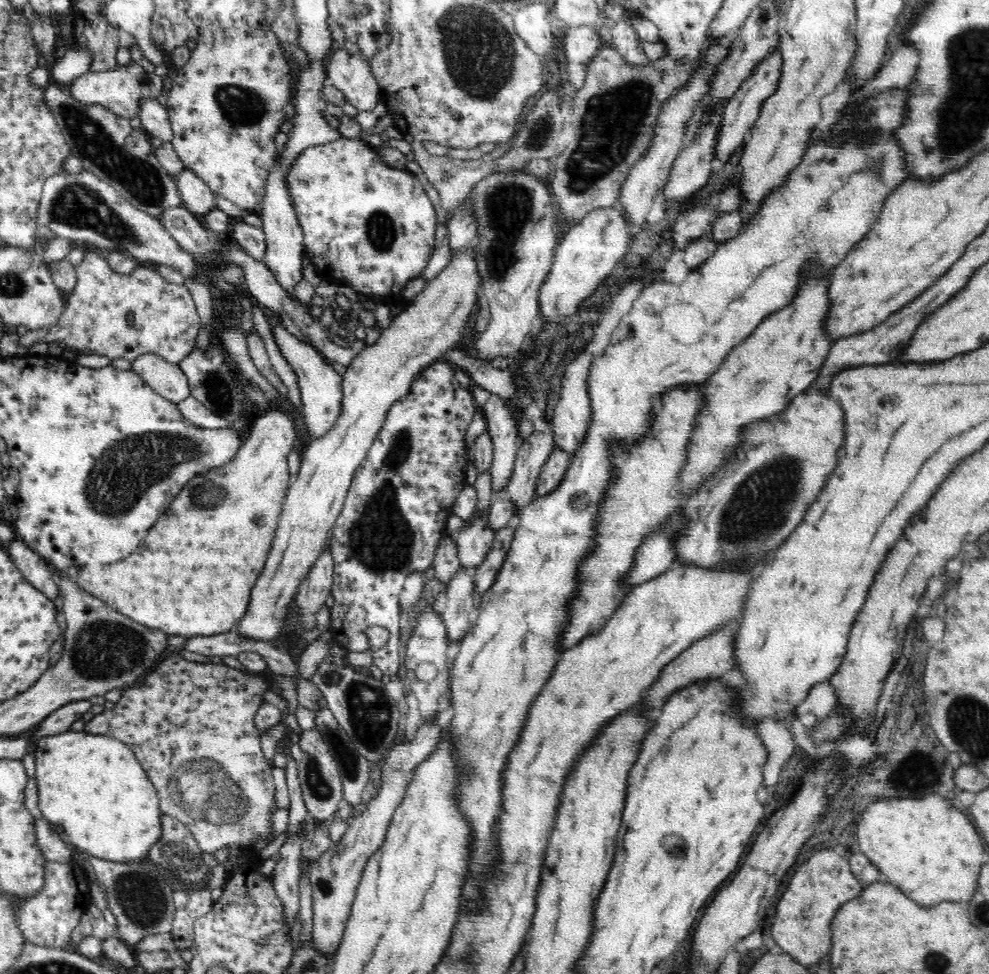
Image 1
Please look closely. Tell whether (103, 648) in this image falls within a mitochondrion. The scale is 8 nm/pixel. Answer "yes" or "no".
yes

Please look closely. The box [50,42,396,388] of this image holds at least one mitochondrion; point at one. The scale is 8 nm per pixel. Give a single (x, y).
(139, 176)

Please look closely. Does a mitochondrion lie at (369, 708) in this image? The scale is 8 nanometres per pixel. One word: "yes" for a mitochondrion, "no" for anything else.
yes

